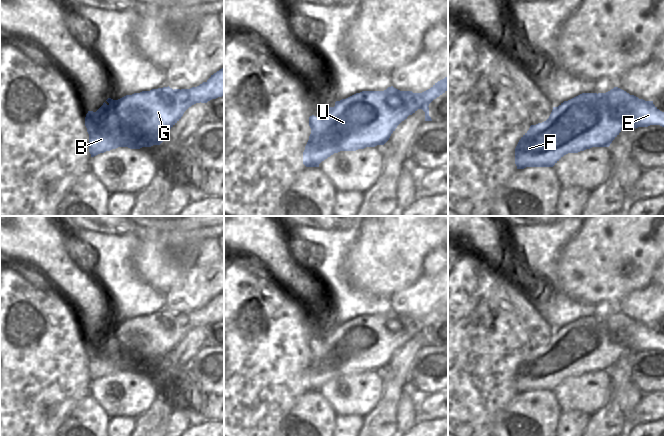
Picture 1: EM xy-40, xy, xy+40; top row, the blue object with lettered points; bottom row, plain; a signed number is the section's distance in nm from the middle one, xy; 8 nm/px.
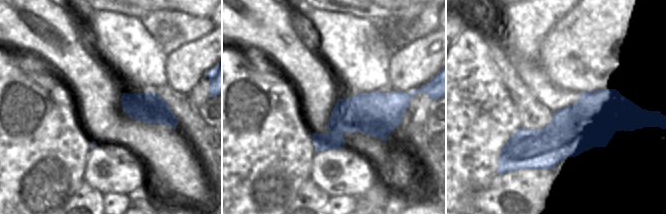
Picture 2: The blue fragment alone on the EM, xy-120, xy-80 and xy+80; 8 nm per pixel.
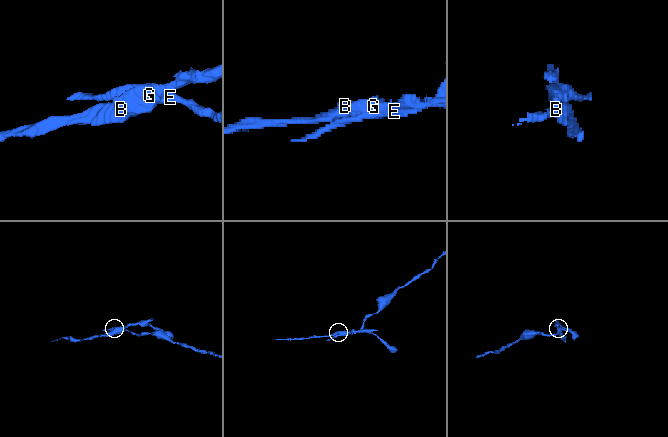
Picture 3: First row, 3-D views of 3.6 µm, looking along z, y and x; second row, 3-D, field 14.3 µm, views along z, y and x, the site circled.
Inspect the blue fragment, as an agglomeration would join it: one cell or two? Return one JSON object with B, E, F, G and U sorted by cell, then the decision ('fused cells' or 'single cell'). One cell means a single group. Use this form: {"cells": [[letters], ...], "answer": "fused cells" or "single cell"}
{"cells": [["B", "F", "G", "U"], ["E"]], "answer": "fused cells"}

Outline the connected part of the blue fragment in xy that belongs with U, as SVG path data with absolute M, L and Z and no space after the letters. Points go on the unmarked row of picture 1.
M387 314L362 315L336 325L335 330L329 331L324 339L309 341L311 358L303 376L303 388L306 391L319 391L322 385L334 377L384 369L397 350L408 340L406 327L394 333L387 326Z

